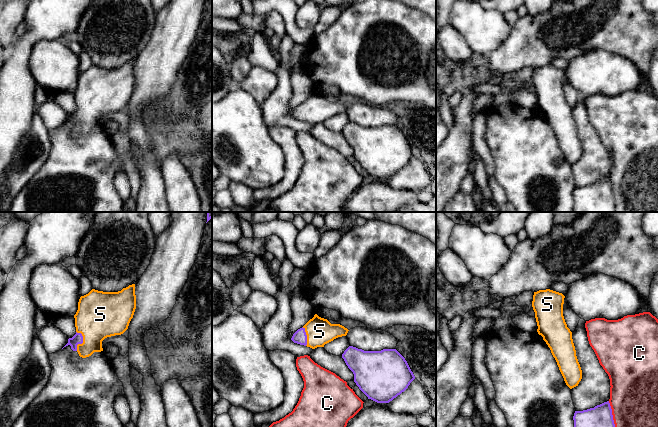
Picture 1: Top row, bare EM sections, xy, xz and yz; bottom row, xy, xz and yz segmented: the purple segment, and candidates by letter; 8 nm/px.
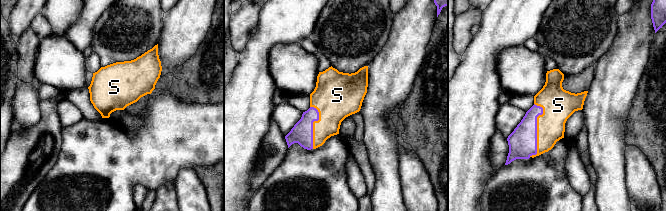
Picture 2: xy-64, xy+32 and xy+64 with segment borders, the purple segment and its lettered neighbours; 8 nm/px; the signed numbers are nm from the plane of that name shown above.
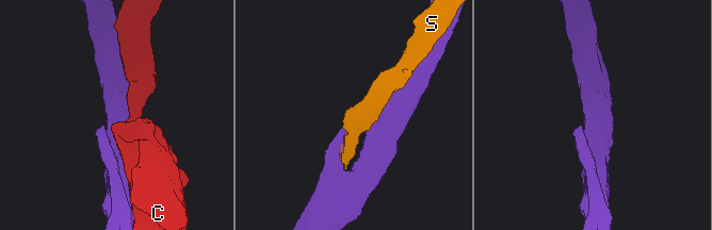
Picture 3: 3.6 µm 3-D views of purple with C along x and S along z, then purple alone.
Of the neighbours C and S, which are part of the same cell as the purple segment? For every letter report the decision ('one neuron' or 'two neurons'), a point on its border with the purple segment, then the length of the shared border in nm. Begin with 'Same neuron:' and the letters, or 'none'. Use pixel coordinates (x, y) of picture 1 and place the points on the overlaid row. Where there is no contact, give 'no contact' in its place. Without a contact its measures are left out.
Same neuron: S
C: two neurons; contact yz (611, 414); length 220 nm
S: one neuron; contact xy (82, 341); length 160 nm

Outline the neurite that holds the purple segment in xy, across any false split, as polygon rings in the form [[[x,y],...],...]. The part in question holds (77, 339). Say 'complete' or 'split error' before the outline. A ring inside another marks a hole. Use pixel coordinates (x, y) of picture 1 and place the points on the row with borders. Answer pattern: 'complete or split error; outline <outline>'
split error; outline [[[135,284],[118,292],[92,289],[81,296],[74,315],[76,334],[64,346],[71,346],[79,356],[86,358],[103,351],[102,341],[123,334],[136,309]]]

